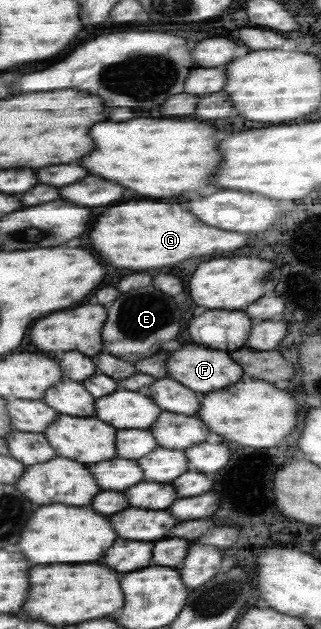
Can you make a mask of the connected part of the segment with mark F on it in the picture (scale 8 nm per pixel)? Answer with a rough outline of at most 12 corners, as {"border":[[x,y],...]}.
{"border":[[183,344],[165,359],[169,377],[201,394],[245,377],[230,353]]}

